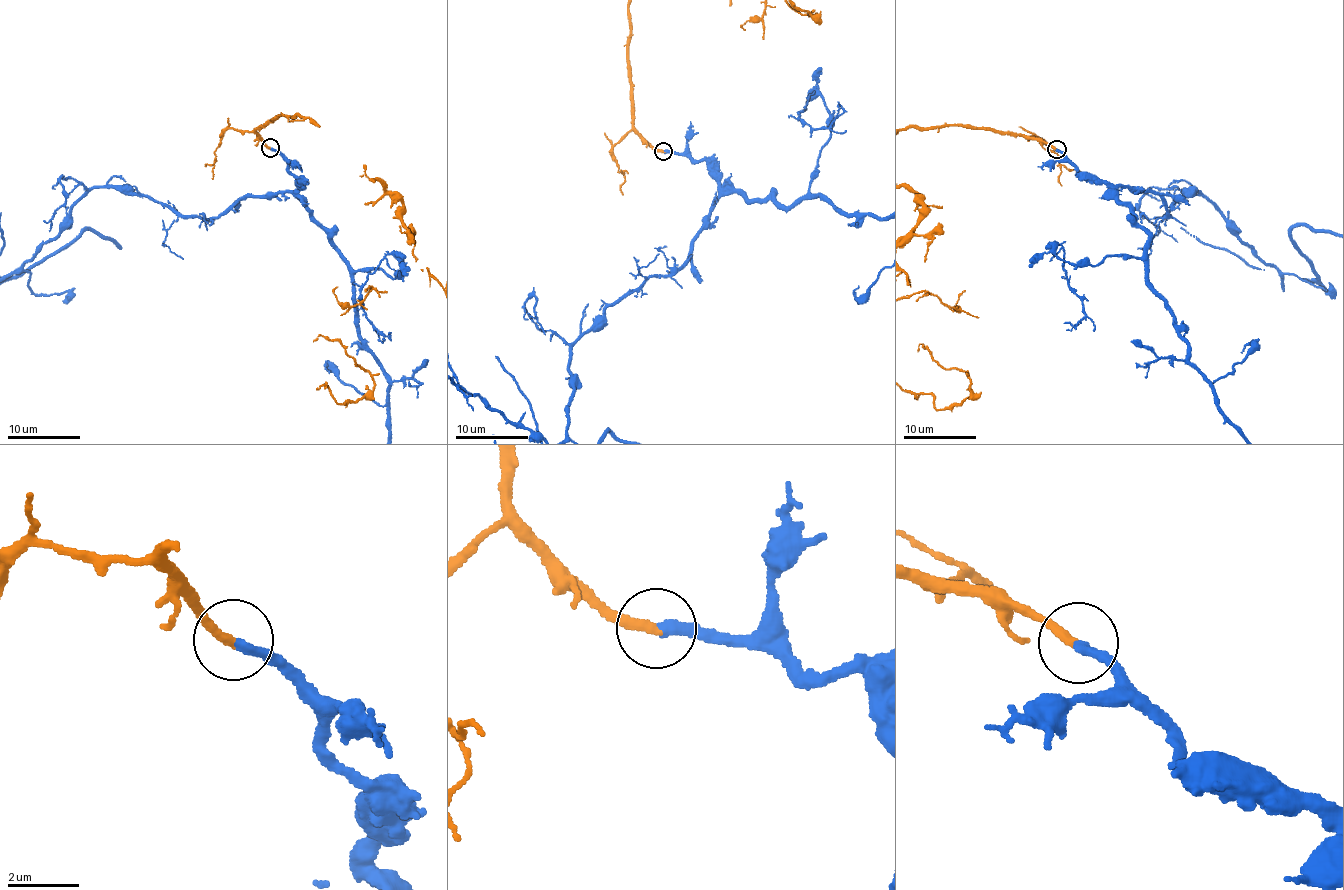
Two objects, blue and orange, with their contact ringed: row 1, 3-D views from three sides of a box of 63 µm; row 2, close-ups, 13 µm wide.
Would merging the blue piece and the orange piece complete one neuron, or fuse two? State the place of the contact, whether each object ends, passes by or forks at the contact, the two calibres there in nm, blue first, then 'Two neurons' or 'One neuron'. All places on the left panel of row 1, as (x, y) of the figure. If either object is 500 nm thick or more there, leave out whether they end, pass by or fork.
Place: (270, 148). At the ring blue ends. At the ring orange ends. Thickness 300 nm (blue) against 280 nm. One neuron

